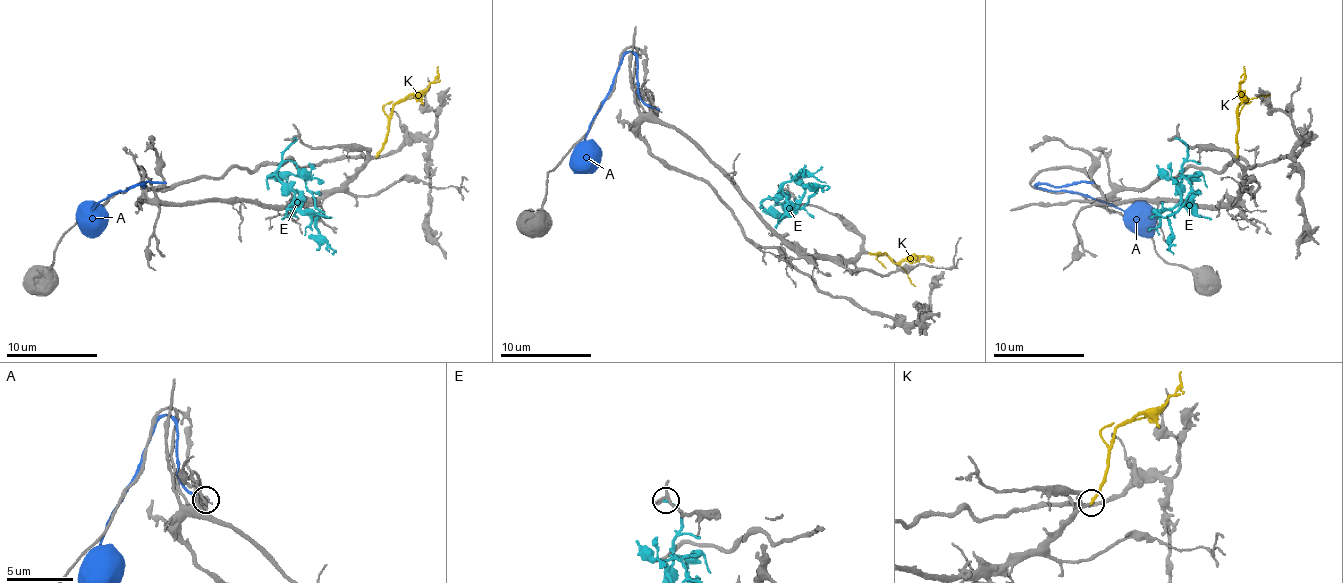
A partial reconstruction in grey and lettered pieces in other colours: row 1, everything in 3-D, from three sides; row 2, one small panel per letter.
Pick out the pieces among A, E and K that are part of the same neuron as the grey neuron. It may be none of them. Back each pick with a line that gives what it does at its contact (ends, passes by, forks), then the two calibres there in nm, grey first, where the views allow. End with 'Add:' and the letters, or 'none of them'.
K: It ends there. Thickness 240 nm (grey) against 220 nm
Add: K

